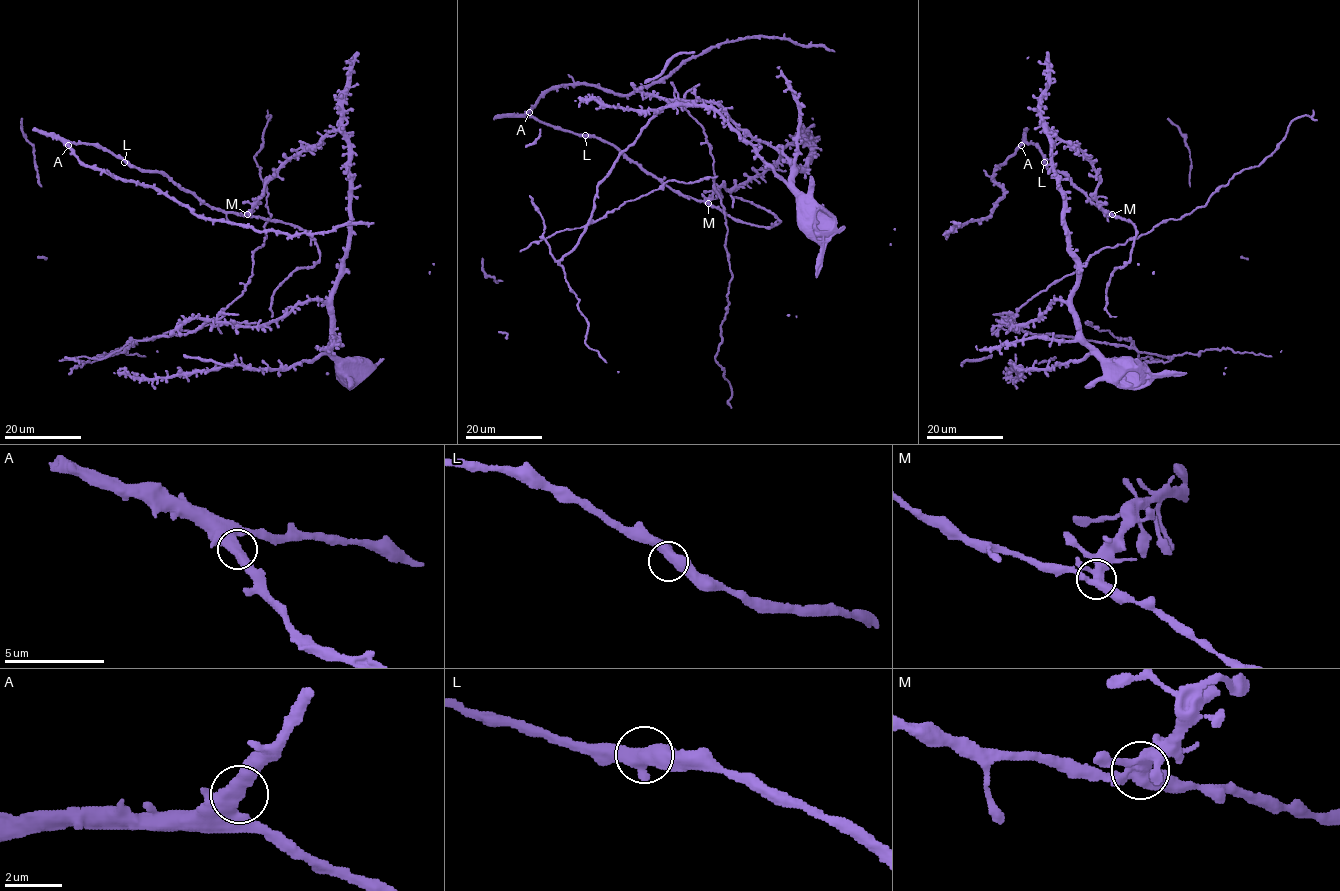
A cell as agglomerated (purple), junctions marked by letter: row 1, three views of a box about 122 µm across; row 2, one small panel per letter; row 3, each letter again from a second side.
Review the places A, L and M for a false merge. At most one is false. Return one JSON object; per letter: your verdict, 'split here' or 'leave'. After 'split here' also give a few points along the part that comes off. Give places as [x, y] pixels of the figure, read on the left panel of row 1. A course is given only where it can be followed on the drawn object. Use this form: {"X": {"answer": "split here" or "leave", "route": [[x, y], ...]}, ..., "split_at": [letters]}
{"A": {"answer": "leave"}, "L": {"answer": "leave"}, "M": {"answer": "split here", "route": [[247, 214], [341, 133], [348, 250], [327, 301], [217, 321], [266, 238], [270, 120]]}, "split_at": ["M"]}

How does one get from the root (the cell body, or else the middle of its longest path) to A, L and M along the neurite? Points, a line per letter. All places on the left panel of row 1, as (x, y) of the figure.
A: (337, 130), (293, 155), (244, 215), (212, 208), (166, 175), (130, 166), (93, 144), (68, 145)
L: (337, 130), (293, 155), (244, 215), (212, 208), (166, 175), (124, 162)
M: (337, 130), (330, 131), (314, 146), (293, 155), (266, 183), (264, 194), (247, 214)

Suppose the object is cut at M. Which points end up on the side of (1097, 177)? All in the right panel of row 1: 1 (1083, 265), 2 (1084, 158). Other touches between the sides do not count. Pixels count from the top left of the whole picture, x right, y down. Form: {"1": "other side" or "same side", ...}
{"1": "same side", "2": "same side"}

